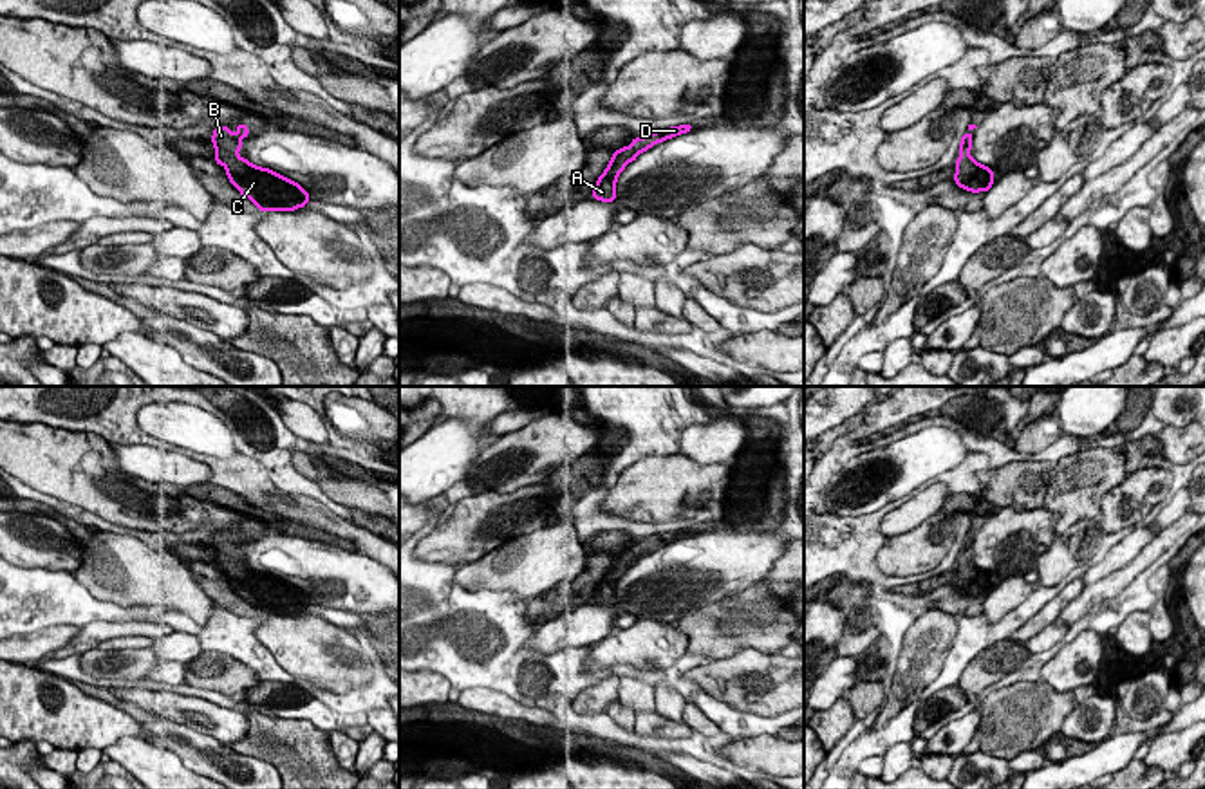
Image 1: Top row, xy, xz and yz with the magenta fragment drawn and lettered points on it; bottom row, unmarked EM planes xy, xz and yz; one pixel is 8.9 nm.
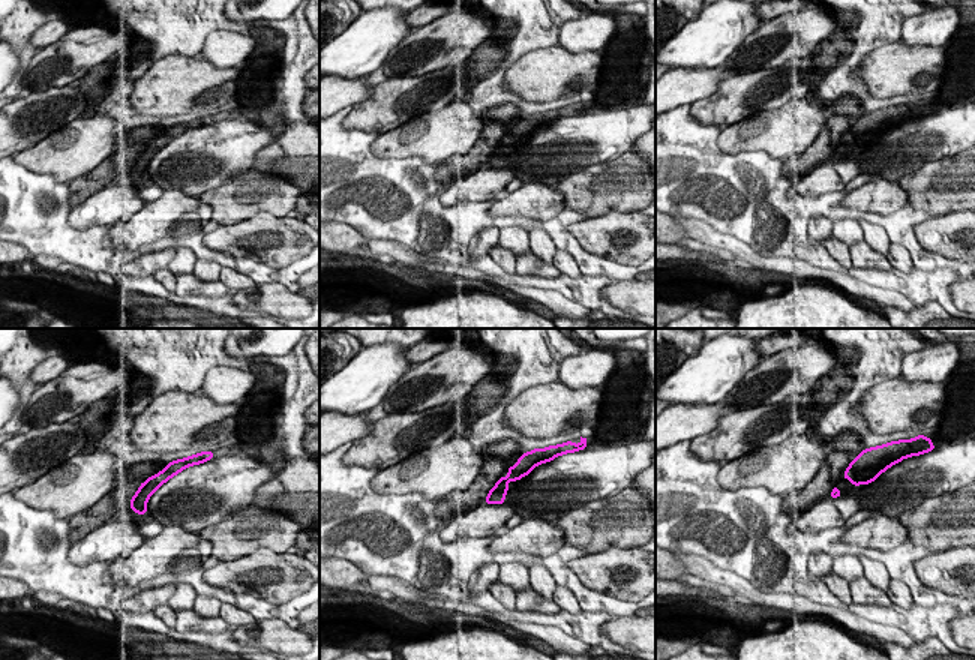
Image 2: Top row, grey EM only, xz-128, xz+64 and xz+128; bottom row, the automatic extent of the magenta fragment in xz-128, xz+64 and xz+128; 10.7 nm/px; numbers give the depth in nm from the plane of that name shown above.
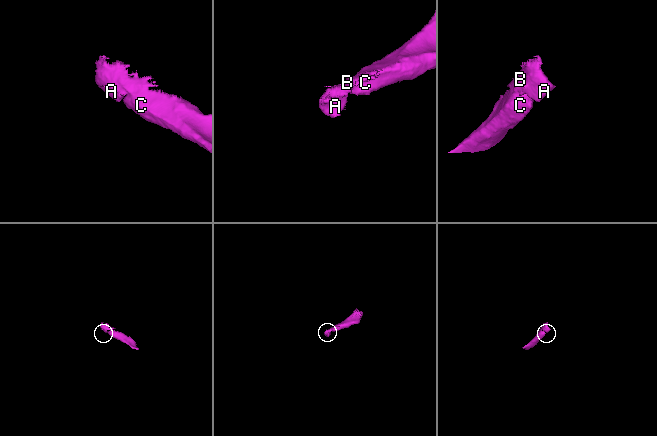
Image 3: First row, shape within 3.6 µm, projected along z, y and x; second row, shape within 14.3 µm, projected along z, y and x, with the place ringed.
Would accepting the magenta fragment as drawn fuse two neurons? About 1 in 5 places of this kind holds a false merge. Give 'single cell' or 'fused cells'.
single cell

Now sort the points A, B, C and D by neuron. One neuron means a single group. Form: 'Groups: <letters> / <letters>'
Groups: A B C D

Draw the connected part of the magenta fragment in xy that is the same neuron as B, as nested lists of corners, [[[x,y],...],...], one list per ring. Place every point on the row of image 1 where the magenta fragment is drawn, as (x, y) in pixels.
[[[237,125],[237,135],[229,128],[213,128],[211,143],[217,153],[213,162],[226,168],[229,182],[240,195],[248,197],[260,211],[294,211],[296,208],[307,206],[311,197],[300,184],[237,155],[242,150],[240,141],[249,135],[248,125]]]

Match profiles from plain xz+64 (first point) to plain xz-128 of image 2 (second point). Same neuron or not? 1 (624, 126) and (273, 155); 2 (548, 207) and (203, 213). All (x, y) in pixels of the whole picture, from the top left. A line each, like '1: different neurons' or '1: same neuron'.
1: different neurons
2: same neuron

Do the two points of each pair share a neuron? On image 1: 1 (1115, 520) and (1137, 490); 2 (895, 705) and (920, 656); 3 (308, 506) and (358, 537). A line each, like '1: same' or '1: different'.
1: same
2: same
3: same

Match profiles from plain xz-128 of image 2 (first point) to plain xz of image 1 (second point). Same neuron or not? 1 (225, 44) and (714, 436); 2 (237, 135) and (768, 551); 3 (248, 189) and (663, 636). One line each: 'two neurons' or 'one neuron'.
1: one neuron
2: one neuron
3: two neurons

